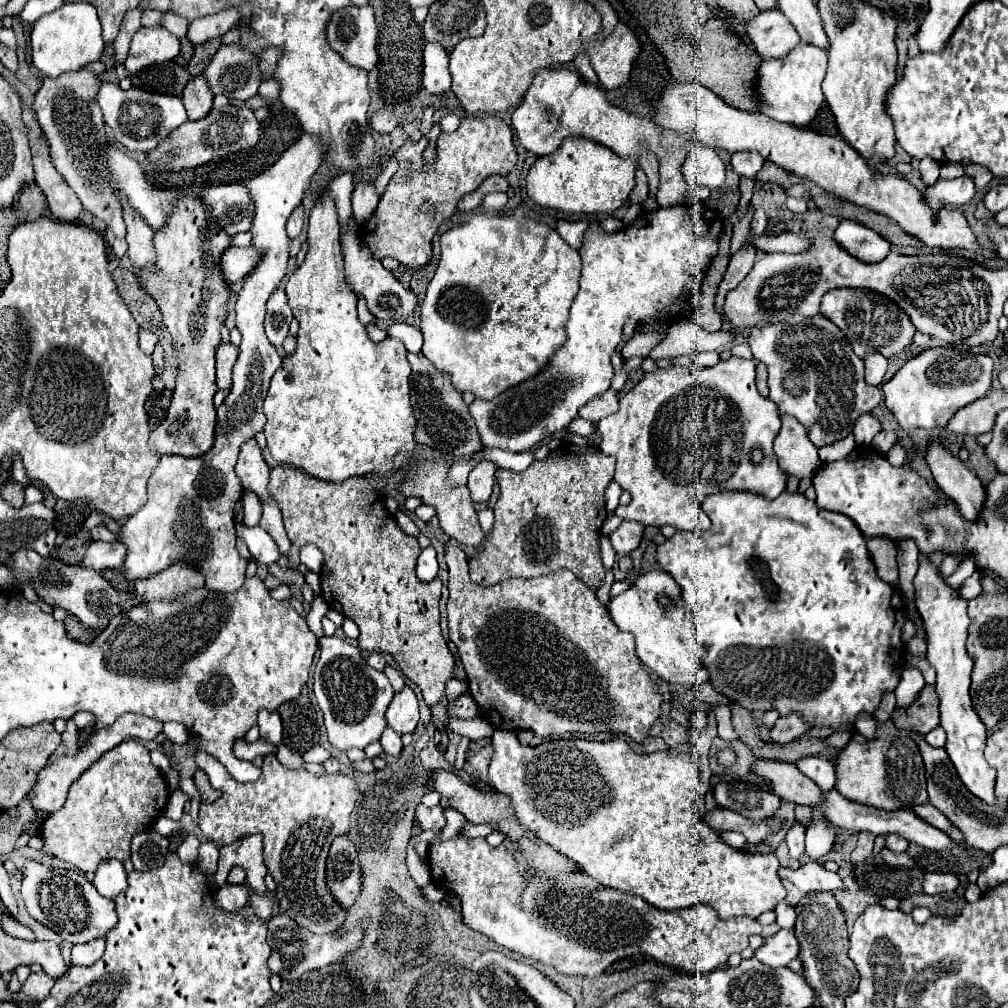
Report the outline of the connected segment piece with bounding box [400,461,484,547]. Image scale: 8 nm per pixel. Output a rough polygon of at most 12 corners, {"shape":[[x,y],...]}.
{"shape":[[420,461],[400,491],[434,505],[440,527],[466,547],[480,547],[468,487],[446,485],[444,461]]}

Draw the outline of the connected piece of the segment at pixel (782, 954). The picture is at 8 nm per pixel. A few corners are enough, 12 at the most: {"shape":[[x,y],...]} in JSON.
{"shape":[[780,929],[754,957],[770,967],[788,965],[800,953],[794,931]]}

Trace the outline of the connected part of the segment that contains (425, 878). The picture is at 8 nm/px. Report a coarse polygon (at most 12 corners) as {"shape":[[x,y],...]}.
{"shape":[[410,839],[406,863],[419,887],[432,883],[430,869],[418,858]]}

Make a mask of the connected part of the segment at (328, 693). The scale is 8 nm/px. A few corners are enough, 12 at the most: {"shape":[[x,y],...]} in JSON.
{"shape":[[320,637],[314,695],[328,741],[364,749],[394,689],[360,649]]}

